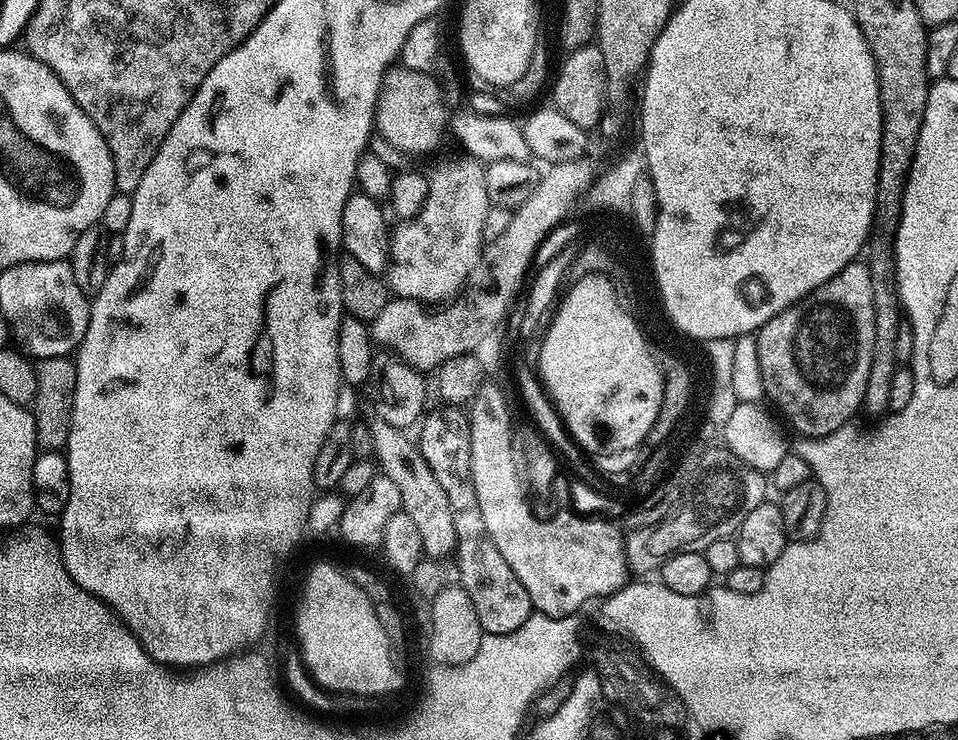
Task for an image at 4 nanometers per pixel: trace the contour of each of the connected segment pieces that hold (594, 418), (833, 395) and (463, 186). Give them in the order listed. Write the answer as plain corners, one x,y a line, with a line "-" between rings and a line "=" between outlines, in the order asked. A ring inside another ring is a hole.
590,275
584,276
582,279
575,281
571,285
572,289
568,292
568,297
564,301
559,301
558,307
555,309
554,315
551,317
550,323
542,337
538,359
540,359
540,370
538,369
539,379
543,383
548,395
551,397
552,403
559,412
561,419
567,428
569,435
573,440
583,448
627,448
632,452
630,445
635,440
639,440
641,444
645,443
646,437
652,429
652,420
658,418
658,410
662,406
663,398
663,374
660,372
660,366
657,357
648,349
648,344
644,341
644,336
640,333
637,317
624,313
618,304
616,297
616,289
613,287
613,281
607,275
=
867,263
847,264
809,296
803,296
797,304
791,304
780,315
767,320
755,337
764,396
776,403
775,411
780,411
804,438
819,438
841,431
845,427
843,424
856,411
861,411
866,378
870,378
870,362
874,358
874,282
=
463,158
458,164
448,164
429,179
429,194
421,212
412,219
397,223
390,236
390,263
386,269
386,283
397,297
421,302
446,302
463,288
470,270
478,262
486,243
482,238
482,222
490,207
486,198
485,165
475,159

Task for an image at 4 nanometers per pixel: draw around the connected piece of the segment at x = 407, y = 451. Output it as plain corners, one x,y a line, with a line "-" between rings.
381,420
373,425
371,433
375,448
373,457
379,471
381,475
397,483
398,492
402,497
401,511
408,513
421,531
425,555
429,559
449,559
455,553
457,546
453,511
446,490
442,489
434,477
434,472
427,465
419,445
413,439
411,441
405,431

